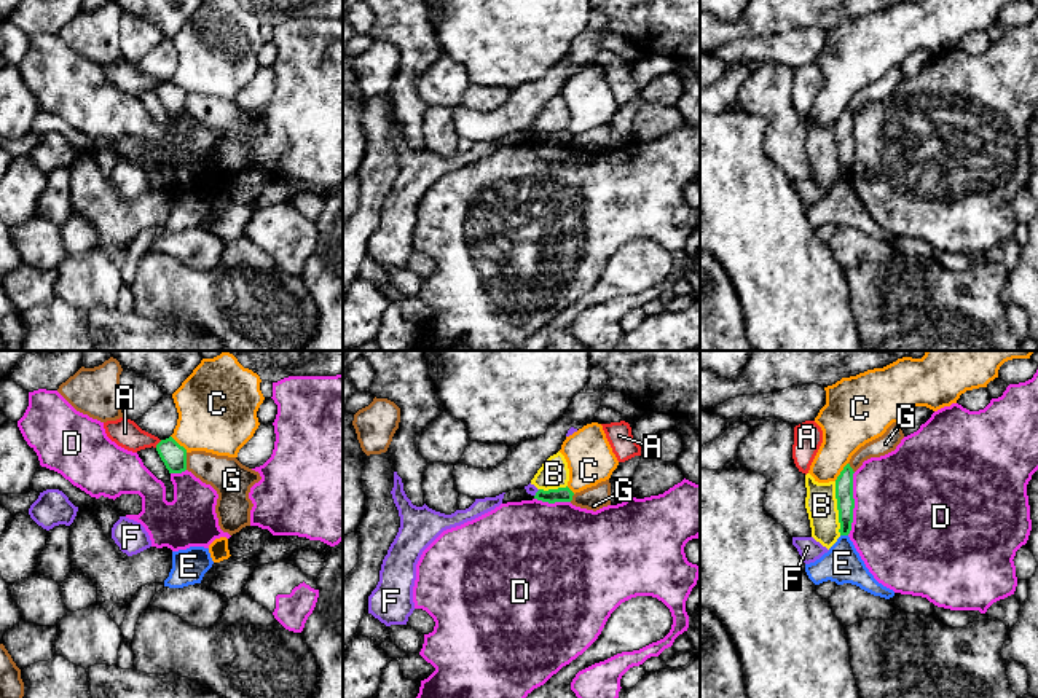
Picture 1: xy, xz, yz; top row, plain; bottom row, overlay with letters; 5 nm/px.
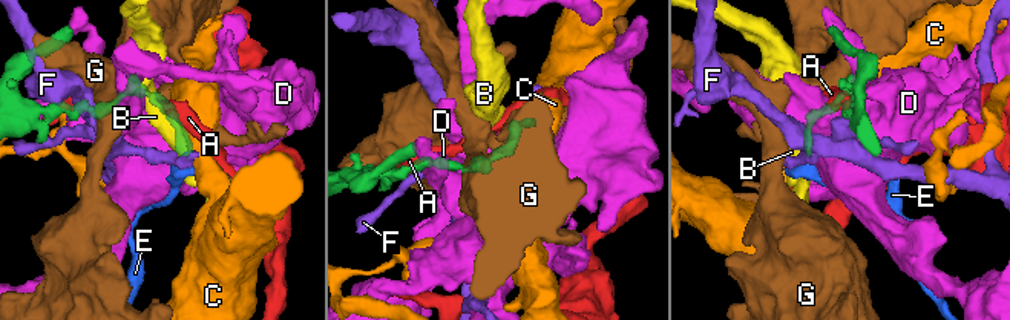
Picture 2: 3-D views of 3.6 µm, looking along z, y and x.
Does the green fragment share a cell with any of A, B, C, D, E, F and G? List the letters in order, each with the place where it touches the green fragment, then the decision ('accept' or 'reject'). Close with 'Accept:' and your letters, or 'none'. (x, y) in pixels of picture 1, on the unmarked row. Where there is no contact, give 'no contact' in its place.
A: contact xy (158, 86); reject
B: contact yz (837, 152); reject
C: contact xy (177, 86); reject
D: contact yz (853, 147); reject
E: contact yz (844, 177); reject
F: contact xz (536, 136); reject
G: contact xy (185, 104); reject
Accept: none

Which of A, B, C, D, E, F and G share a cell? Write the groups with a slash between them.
A / B / C / D / E / F / G

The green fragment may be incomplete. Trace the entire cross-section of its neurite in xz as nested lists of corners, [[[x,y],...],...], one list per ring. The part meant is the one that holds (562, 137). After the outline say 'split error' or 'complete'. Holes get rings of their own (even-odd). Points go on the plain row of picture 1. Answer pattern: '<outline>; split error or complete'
[[[566,129],[566,131],[558,131],[558,132],[539,132],[534,139],[534,142],[555,147],[555,145],[571,145],[574,135]]]; complete

